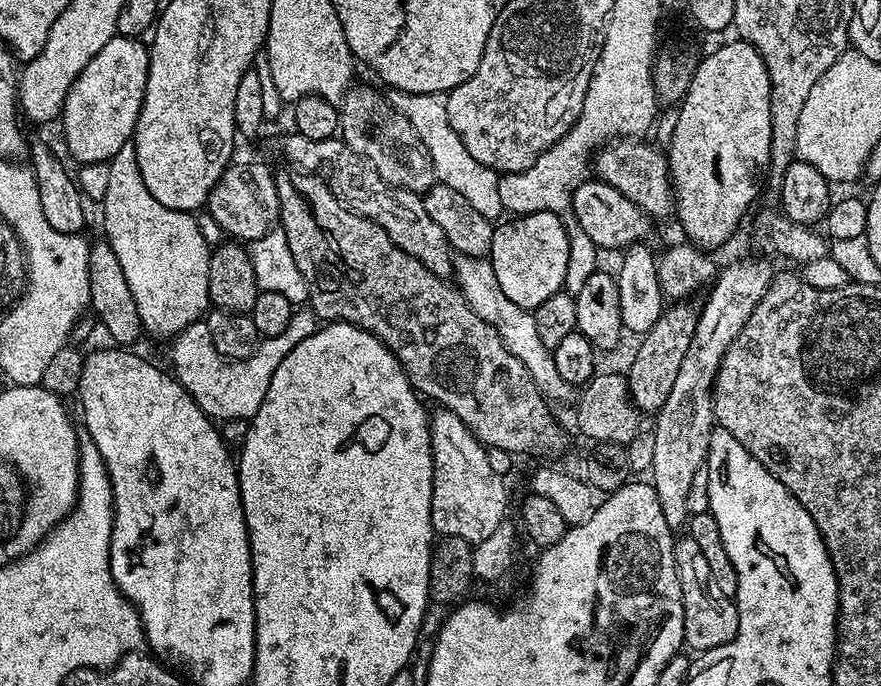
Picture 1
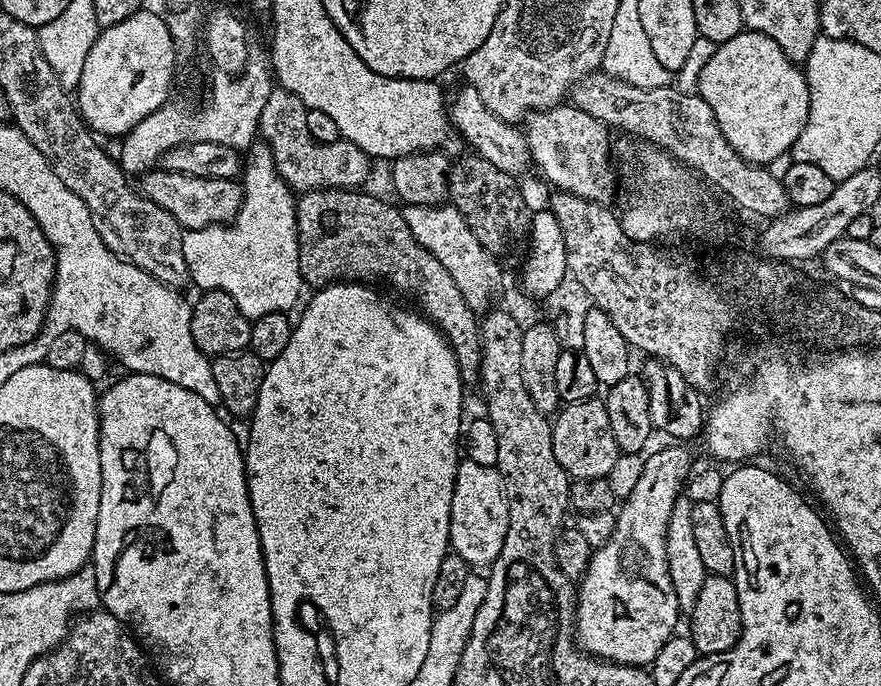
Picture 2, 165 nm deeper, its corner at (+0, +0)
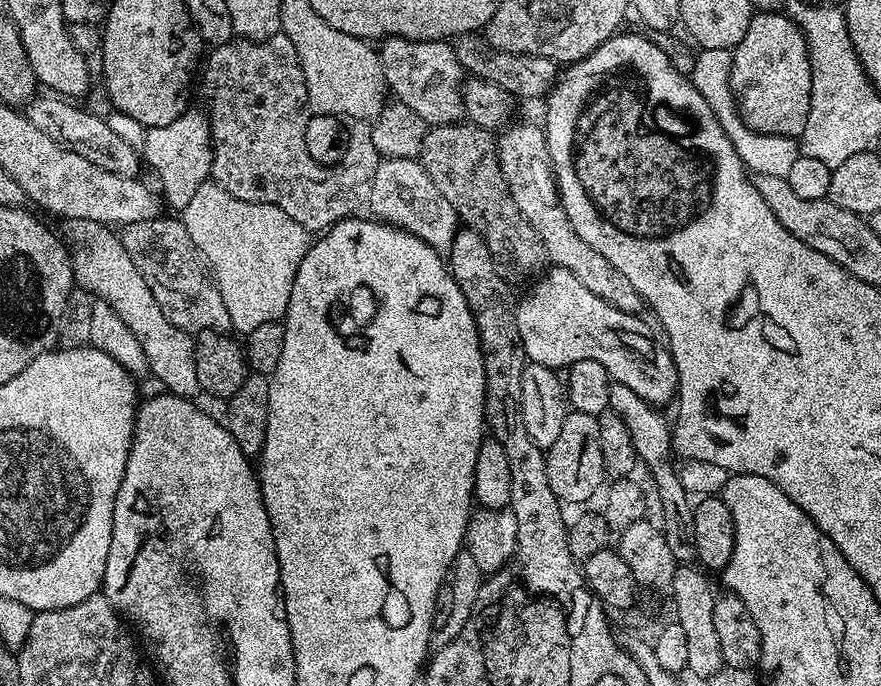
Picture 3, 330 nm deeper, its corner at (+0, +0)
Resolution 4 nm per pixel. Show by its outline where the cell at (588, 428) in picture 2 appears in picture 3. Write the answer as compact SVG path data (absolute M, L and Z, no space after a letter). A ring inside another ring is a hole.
M569 411L562 422L562 430L554 444L546 449L546 478L550 478L550 490L565 505L584 504L605 483L602 441L599 437L597 417Z

